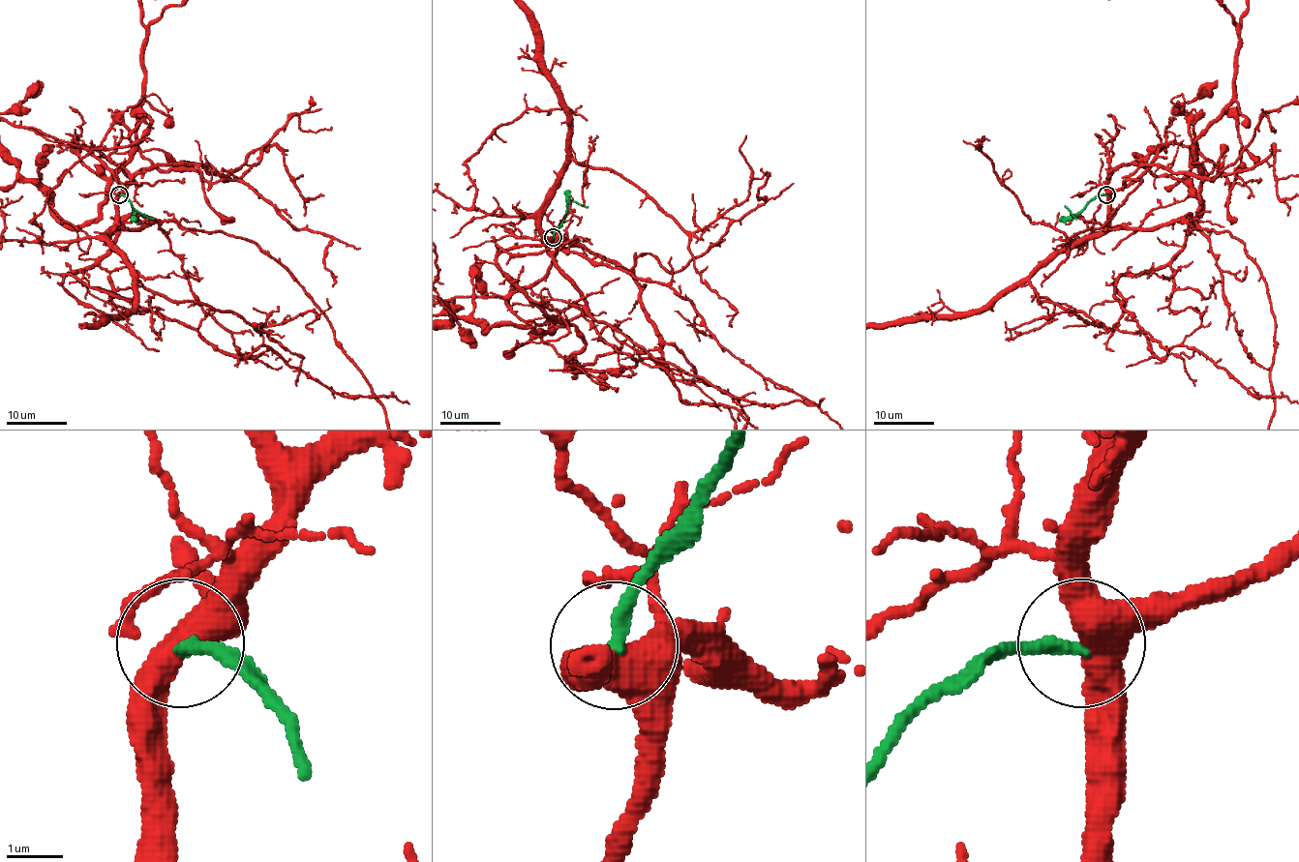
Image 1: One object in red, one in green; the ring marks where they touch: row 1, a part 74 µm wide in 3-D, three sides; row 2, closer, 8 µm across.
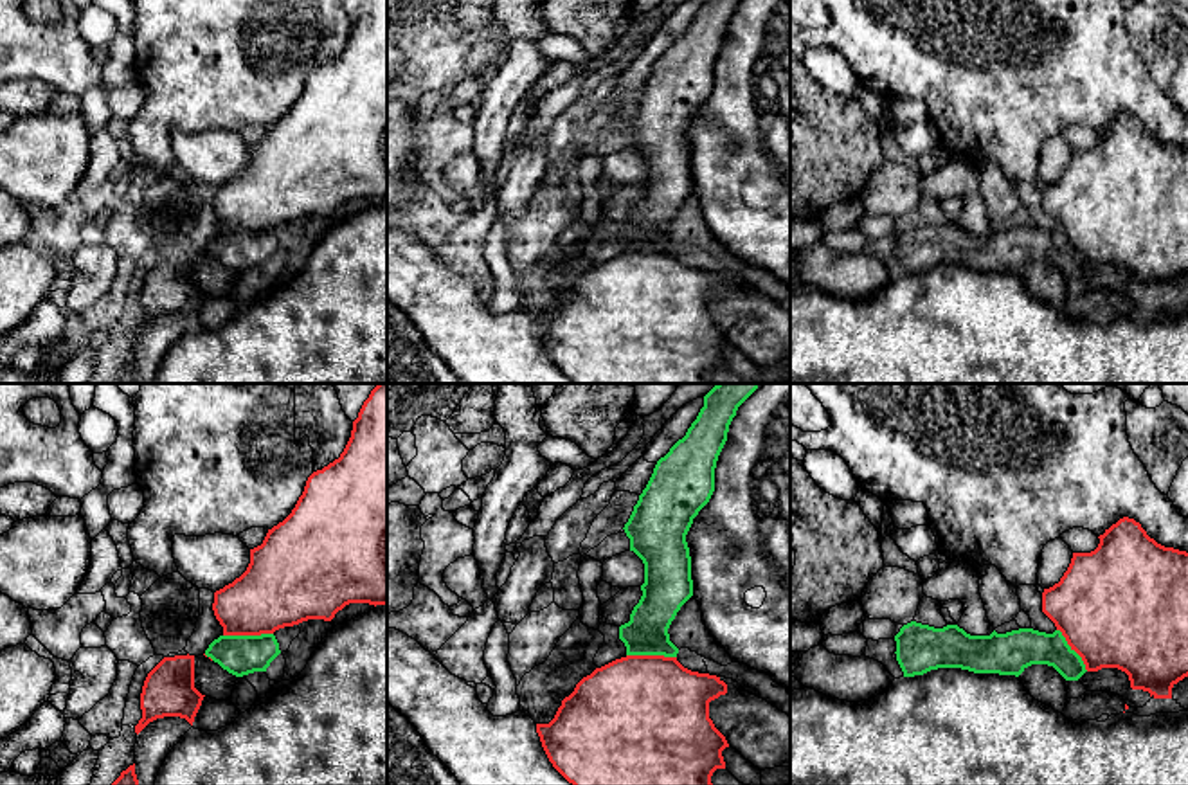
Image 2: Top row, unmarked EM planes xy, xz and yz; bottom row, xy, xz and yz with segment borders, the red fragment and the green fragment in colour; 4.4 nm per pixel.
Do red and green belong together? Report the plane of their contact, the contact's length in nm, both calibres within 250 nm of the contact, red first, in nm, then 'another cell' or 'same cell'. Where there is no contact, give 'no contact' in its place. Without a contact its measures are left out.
xy | 220 nm | 340/180 nm | another cell

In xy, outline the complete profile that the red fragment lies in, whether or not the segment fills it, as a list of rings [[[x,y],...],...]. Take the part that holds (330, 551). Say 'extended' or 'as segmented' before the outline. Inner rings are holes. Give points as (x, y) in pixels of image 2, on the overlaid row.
as segmented; [[[378,383],[353,421],[338,459],[313,472],[292,513],[250,549],[247,571],[214,592],[223,636],[261,636],[308,619],[331,621],[349,603],[387,605],[387,383]]]

